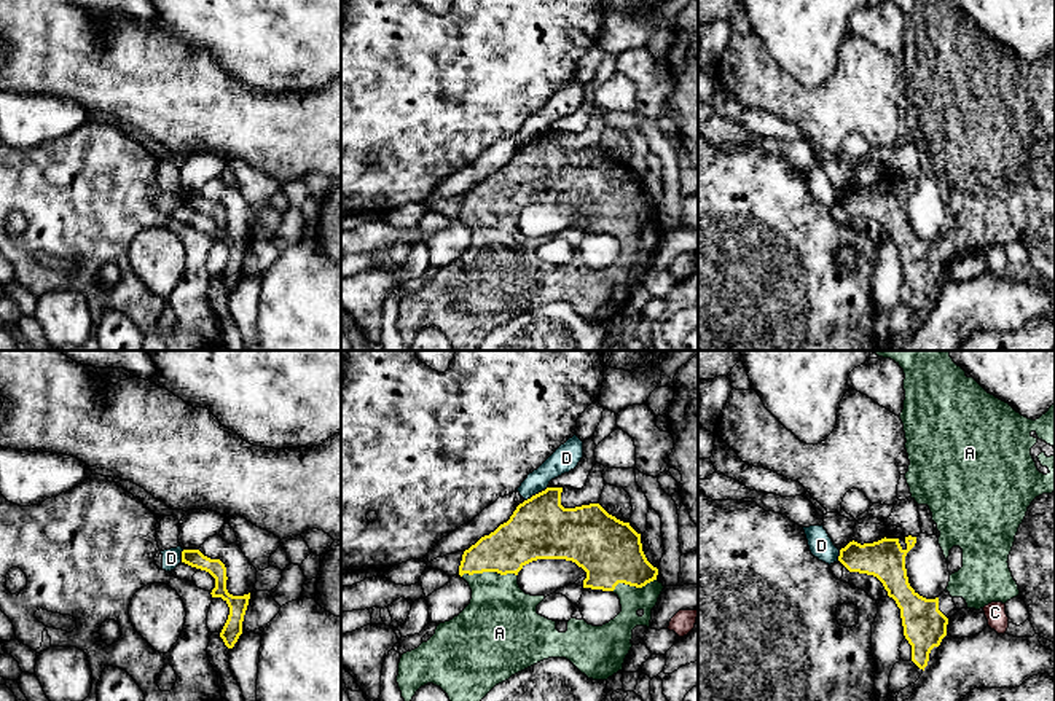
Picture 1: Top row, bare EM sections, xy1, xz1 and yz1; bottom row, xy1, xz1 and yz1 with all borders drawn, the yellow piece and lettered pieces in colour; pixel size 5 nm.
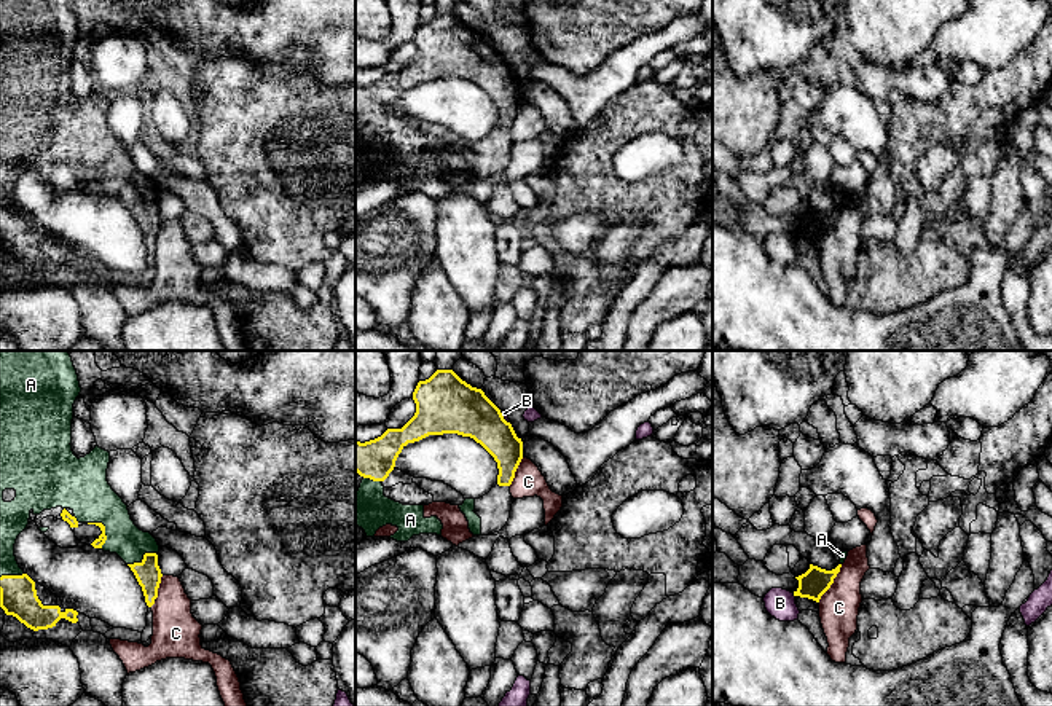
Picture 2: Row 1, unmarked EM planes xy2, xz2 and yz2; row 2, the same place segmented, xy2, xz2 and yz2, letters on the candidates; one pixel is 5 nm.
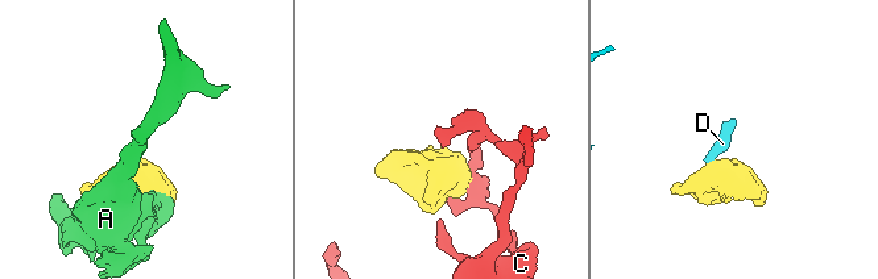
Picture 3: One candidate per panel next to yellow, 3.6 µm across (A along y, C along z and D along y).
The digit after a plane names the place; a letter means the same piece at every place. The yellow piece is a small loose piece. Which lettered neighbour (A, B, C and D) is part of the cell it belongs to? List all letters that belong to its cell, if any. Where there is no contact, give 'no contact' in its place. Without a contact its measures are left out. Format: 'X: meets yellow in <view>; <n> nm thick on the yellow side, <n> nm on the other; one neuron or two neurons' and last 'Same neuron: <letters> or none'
A: meets yellow in xz1; 240 nm thick on the yellow side, 360 nm on the other; one neuron
B: meets yellow in xz2; 280 nm thick on the yellow side, 30 nm on the other; two neurons
C: meets yellow in yz2; 150 nm thick on the yellow side, 200 nm on the other; two neurons
D: meets yellow in xz1; 320 nm thick on the yellow side, 140 nm on the other; two neurons
Same neuron: A

